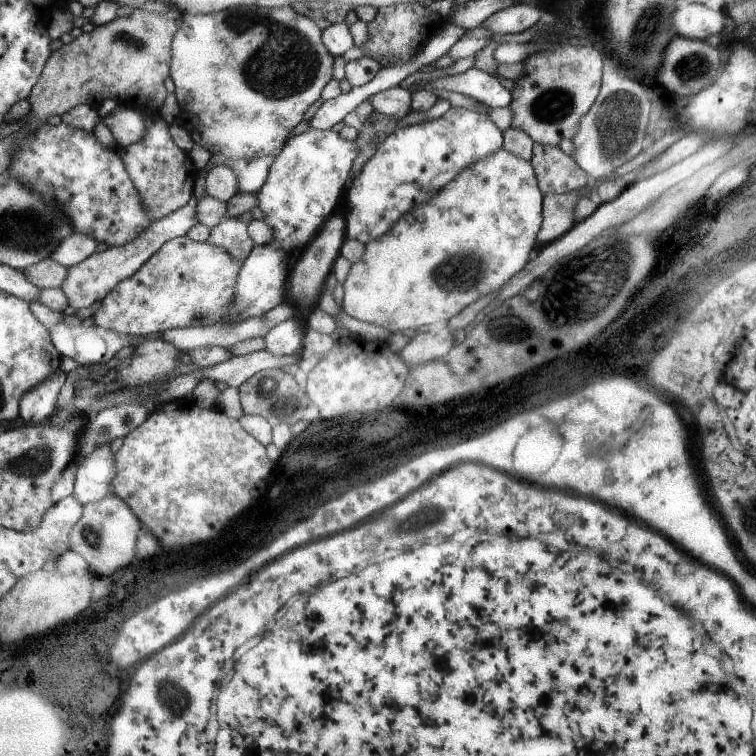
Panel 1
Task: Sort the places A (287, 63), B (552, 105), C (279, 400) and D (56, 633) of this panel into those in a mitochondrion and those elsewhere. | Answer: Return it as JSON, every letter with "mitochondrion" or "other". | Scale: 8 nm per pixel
{"A":"mitochondrion","B":"mitochondrion","C":"mitochondrion","D":"other"}

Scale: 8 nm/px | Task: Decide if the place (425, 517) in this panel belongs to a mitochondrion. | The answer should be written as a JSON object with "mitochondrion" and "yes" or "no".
{"mitochondrion":"yes"}

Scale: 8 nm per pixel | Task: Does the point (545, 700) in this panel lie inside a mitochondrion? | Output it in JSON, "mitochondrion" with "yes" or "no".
{"mitochondrion":"no"}

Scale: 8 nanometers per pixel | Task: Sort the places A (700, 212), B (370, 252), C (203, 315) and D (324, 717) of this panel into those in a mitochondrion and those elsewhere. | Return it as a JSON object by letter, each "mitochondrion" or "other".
{"A":"other","B":"other","C":"mitochondrion","D":"other"}

